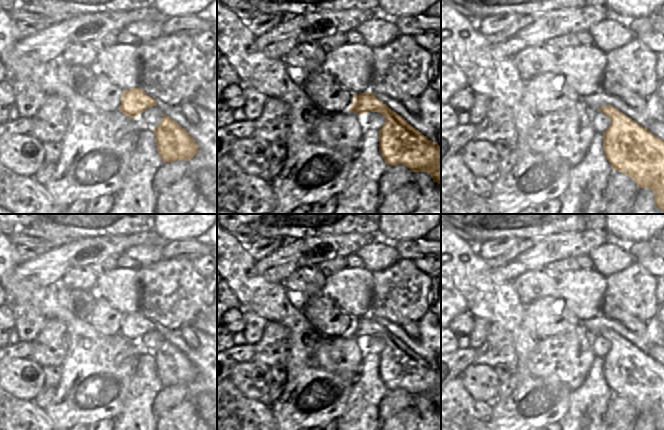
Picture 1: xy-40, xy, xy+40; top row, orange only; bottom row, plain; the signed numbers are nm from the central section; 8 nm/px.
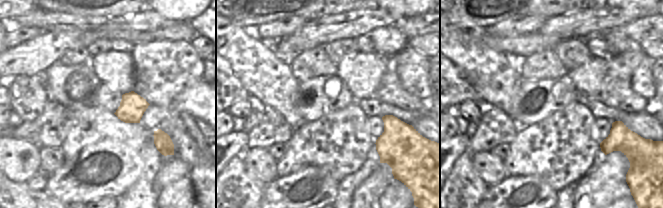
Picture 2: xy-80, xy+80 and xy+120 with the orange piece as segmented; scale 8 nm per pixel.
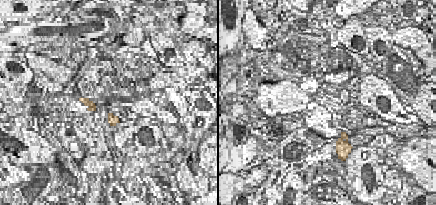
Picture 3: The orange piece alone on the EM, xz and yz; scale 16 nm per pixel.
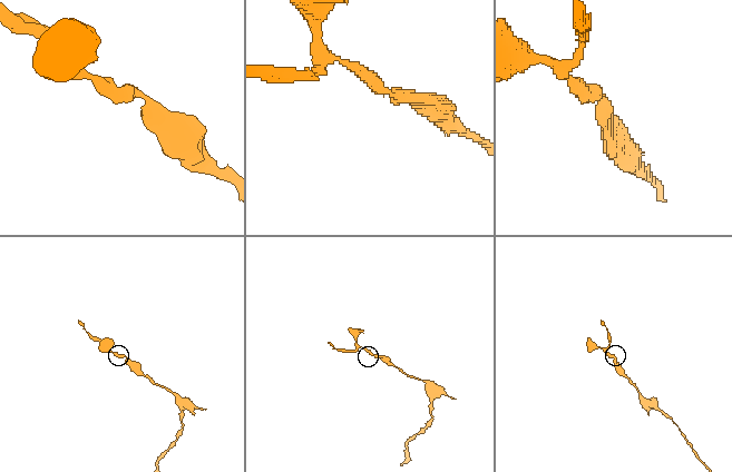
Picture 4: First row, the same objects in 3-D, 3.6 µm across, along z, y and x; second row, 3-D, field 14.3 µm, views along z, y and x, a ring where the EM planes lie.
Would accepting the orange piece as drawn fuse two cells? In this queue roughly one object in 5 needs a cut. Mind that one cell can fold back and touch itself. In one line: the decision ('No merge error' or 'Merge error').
No merge error

